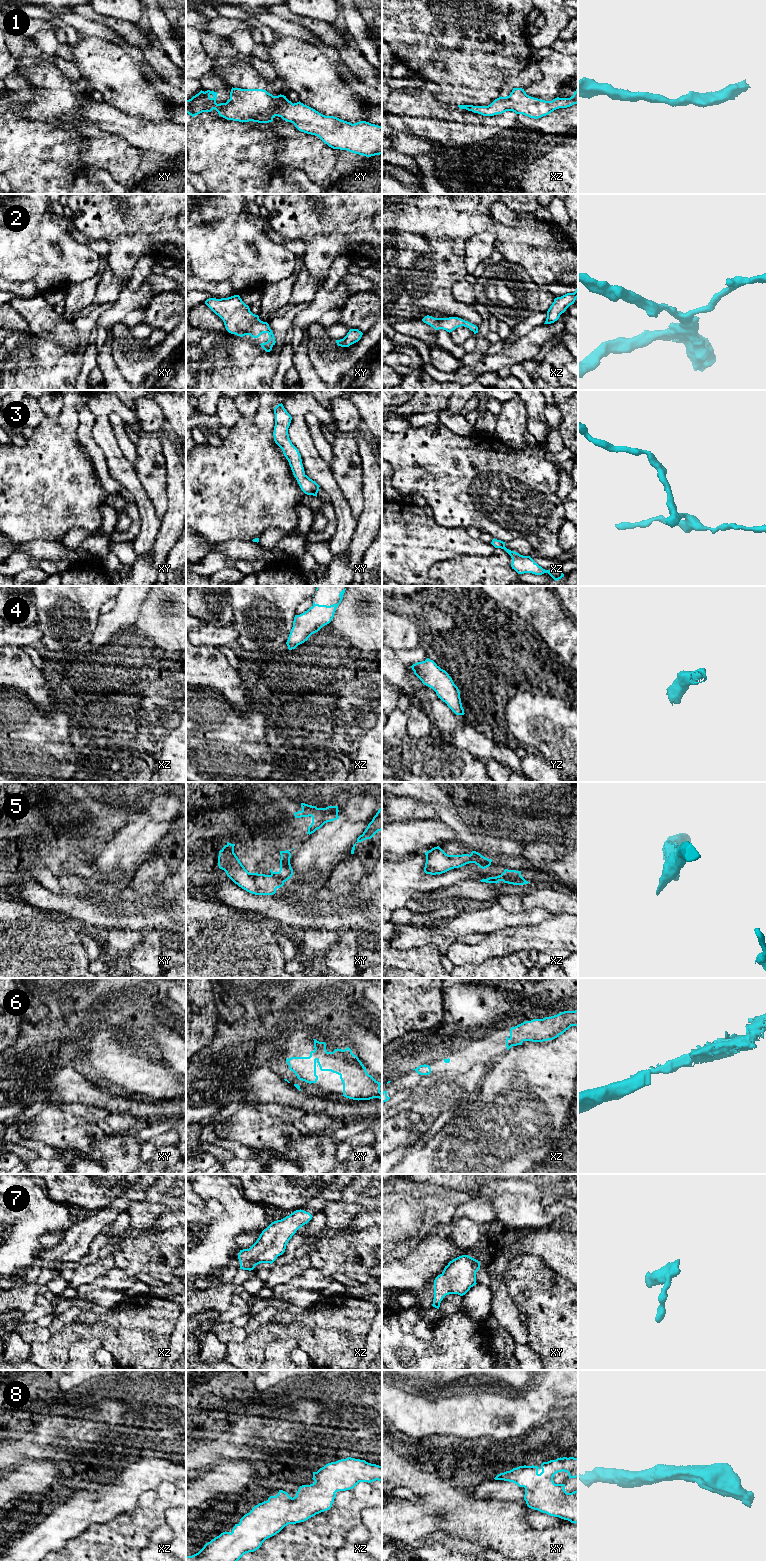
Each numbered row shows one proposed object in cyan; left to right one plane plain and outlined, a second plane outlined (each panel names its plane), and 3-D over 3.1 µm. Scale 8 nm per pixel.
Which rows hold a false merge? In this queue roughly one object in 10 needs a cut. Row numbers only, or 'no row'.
5

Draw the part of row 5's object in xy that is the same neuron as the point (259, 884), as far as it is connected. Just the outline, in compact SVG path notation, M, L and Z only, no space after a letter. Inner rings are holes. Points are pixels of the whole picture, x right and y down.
M227 844L219 851L218 866L239 887L255 895L273 895L284 885L271 875L249 873L234 853L235 844Z

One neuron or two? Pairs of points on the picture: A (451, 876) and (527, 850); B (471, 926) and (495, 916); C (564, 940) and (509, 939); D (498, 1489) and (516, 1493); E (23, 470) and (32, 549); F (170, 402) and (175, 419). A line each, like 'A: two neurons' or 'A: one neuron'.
A: two neurons
B: one neuron
C: one neuron
D: one neuron
E: two neurons
F: one neuron

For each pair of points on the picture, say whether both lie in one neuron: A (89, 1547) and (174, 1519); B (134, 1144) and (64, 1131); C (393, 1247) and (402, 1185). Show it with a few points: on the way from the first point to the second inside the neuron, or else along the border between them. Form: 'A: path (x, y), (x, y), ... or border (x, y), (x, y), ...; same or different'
A: border (175, 1506), (165, 1513), (166, 1522); different
B: path (117, 1142), (106, 1142), (96, 1132), (81, 1132); same
C: path (393, 1232), (393, 1225), (402, 1216), (402, 1200); same

